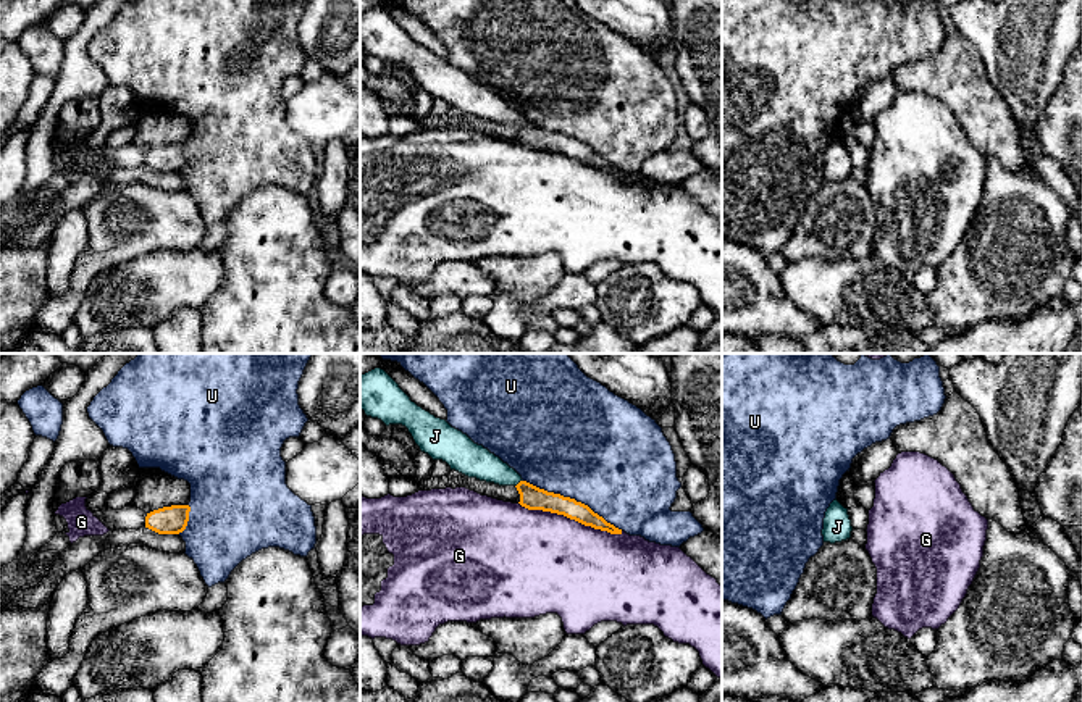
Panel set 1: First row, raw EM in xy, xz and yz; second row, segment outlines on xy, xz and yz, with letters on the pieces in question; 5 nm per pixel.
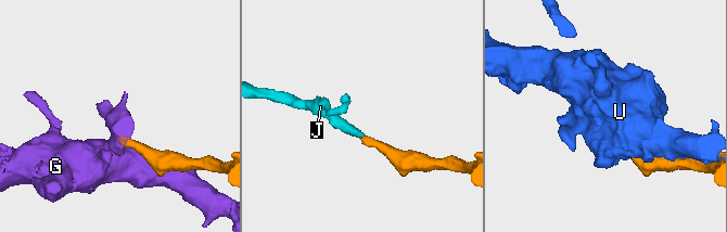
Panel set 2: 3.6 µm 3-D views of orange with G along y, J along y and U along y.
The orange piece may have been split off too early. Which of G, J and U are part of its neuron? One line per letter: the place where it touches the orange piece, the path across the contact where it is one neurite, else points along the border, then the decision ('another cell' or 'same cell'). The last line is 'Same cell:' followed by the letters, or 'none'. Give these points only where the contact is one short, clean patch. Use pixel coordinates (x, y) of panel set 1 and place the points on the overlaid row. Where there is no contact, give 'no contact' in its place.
G: meets orange in xz at (570, 518); another cell
J: meets orange in xz at (519, 483); runs through xz (532, 497), (519, 483), (477, 462); same cell
U: meets orange in xz at (574, 499); another cell
Same cell: J

